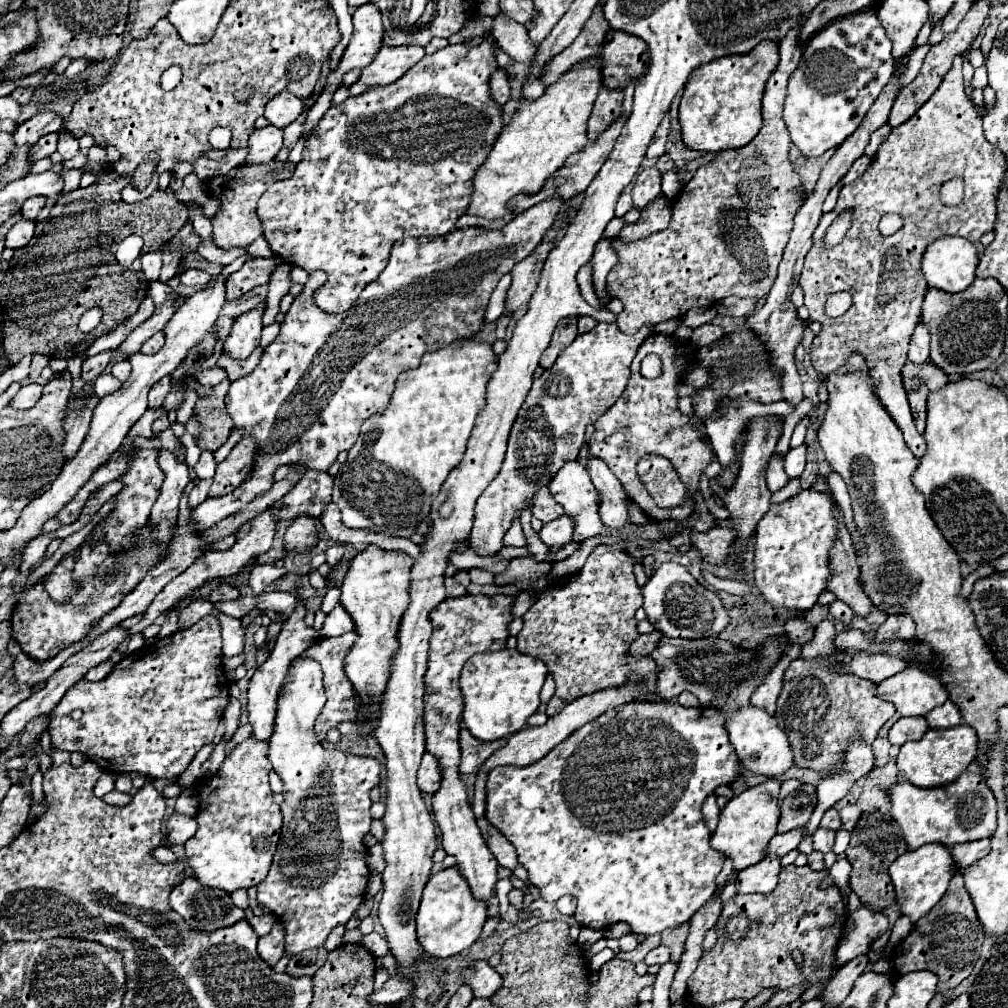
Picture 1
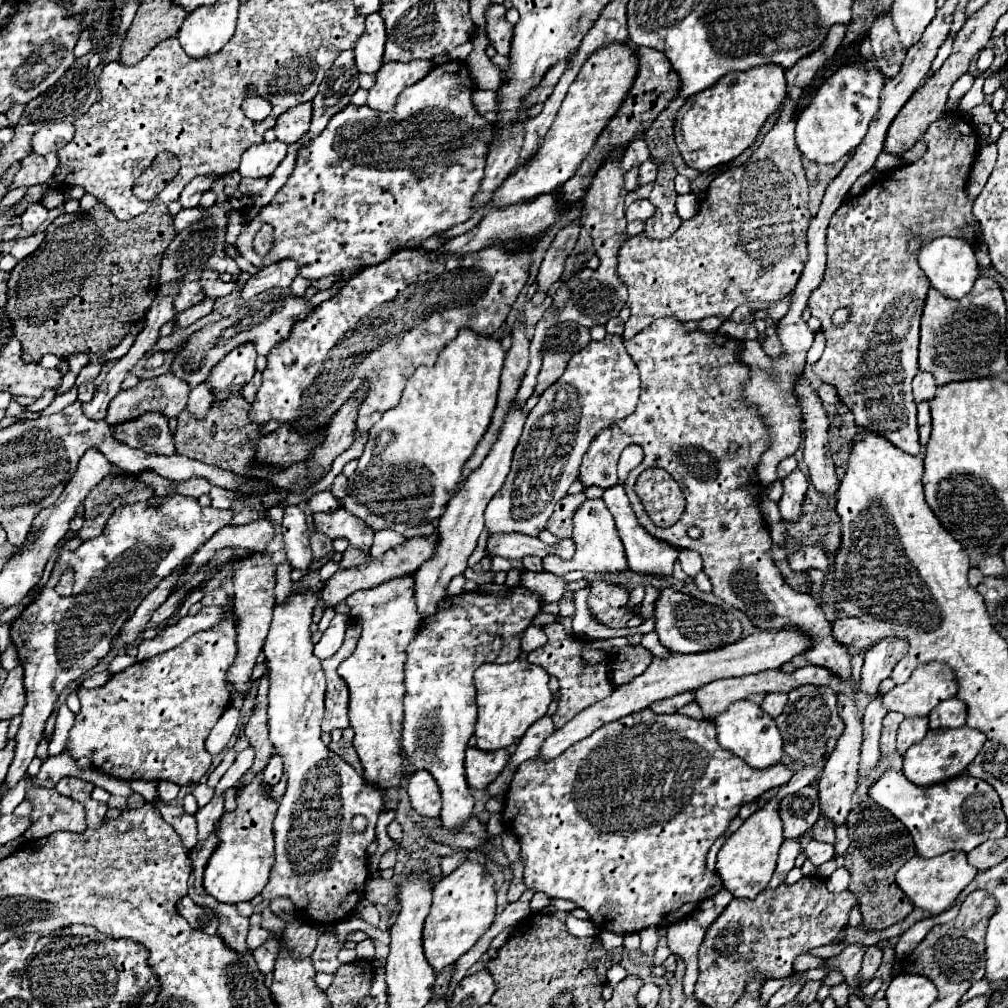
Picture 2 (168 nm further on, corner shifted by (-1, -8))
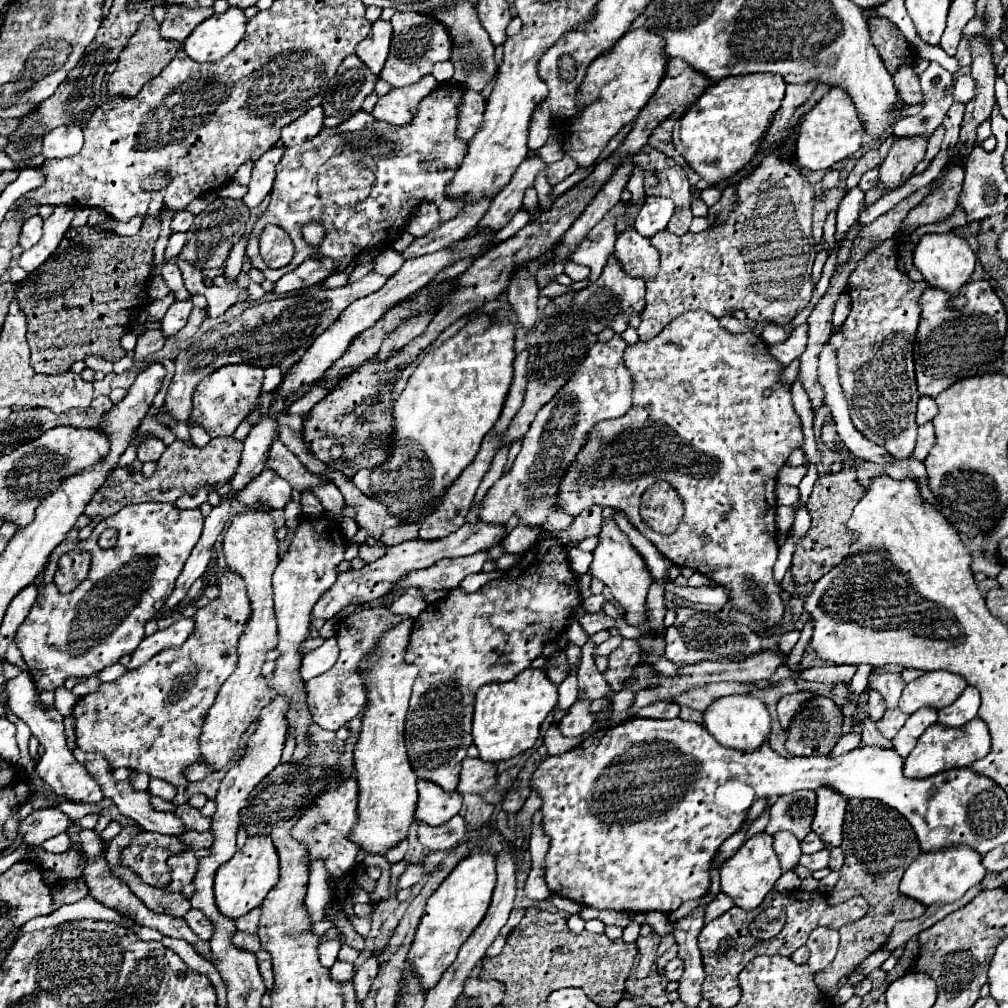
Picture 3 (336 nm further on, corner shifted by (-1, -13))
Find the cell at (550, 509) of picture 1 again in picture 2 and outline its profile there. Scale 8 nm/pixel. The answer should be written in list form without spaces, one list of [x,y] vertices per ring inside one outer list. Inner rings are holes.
[[[567,494],[565,498],[561,498],[561,502],[557,502],[557,510],[547,522],[547,530],[557,538],[571,538],[573,536],[571,518],[583,500],[585,494]]]

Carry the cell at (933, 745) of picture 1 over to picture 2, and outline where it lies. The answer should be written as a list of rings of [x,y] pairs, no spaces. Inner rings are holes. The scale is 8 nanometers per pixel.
[[[955,728],[955,730],[929,730],[927,736],[913,744],[903,756],[903,774],[917,786],[933,786],[945,780],[951,780],[967,770],[975,760],[979,750],[985,744],[985,734],[973,728]]]

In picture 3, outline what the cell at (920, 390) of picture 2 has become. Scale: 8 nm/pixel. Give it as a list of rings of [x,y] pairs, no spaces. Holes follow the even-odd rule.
[[[921,397],[919,405],[917,405],[917,423],[929,423],[933,417],[937,415],[937,405],[931,397]]]

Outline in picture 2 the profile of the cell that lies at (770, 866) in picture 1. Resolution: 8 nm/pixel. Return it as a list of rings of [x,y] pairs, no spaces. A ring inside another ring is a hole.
[[[785,840],[785,842],[783,842],[783,846],[781,846],[781,850],[779,850],[777,868],[775,868],[773,878],[771,878],[771,882],[769,882],[767,888],[777,888],[781,882],[785,882],[785,876],[787,876],[787,872],[793,868],[795,858],[799,856],[799,852],[801,852],[801,848],[799,848],[799,844],[797,844],[795,840]]]

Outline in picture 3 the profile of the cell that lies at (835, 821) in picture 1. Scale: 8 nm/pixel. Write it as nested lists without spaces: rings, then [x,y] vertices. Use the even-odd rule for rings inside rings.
[[[813,831],[801,841],[801,851],[803,851],[805,855],[815,853],[815,851],[821,851],[821,849],[825,849],[825,845],[823,845],[823,841],[819,839],[819,835],[813,833]]]

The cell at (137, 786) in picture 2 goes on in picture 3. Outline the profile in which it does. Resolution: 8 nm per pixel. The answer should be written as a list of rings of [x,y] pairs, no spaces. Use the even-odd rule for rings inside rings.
[[[187,803],[179,805],[177,811],[175,811],[175,815],[181,817],[183,823],[185,823],[185,827],[191,829],[191,831],[209,831],[209,827],[211,827],[211,817],[201,815],[199,809],[195,809],[195,807],[187,805]]]

